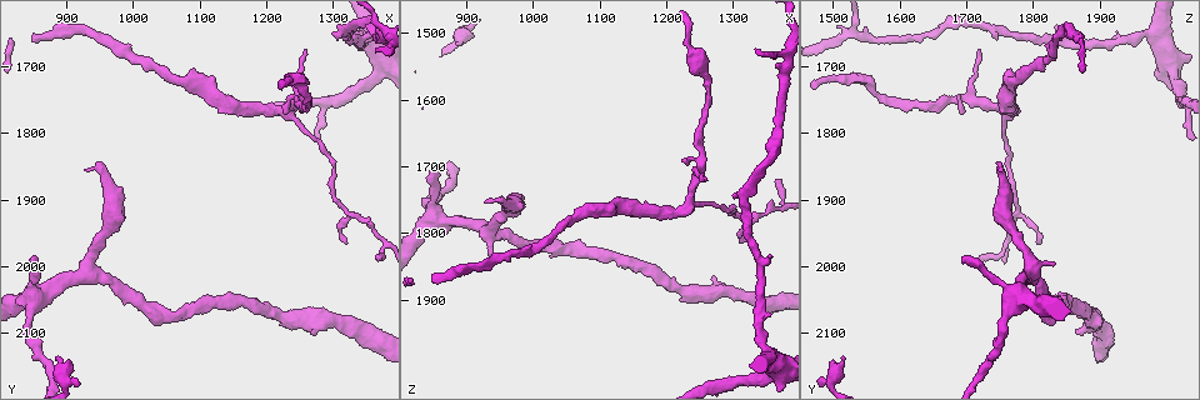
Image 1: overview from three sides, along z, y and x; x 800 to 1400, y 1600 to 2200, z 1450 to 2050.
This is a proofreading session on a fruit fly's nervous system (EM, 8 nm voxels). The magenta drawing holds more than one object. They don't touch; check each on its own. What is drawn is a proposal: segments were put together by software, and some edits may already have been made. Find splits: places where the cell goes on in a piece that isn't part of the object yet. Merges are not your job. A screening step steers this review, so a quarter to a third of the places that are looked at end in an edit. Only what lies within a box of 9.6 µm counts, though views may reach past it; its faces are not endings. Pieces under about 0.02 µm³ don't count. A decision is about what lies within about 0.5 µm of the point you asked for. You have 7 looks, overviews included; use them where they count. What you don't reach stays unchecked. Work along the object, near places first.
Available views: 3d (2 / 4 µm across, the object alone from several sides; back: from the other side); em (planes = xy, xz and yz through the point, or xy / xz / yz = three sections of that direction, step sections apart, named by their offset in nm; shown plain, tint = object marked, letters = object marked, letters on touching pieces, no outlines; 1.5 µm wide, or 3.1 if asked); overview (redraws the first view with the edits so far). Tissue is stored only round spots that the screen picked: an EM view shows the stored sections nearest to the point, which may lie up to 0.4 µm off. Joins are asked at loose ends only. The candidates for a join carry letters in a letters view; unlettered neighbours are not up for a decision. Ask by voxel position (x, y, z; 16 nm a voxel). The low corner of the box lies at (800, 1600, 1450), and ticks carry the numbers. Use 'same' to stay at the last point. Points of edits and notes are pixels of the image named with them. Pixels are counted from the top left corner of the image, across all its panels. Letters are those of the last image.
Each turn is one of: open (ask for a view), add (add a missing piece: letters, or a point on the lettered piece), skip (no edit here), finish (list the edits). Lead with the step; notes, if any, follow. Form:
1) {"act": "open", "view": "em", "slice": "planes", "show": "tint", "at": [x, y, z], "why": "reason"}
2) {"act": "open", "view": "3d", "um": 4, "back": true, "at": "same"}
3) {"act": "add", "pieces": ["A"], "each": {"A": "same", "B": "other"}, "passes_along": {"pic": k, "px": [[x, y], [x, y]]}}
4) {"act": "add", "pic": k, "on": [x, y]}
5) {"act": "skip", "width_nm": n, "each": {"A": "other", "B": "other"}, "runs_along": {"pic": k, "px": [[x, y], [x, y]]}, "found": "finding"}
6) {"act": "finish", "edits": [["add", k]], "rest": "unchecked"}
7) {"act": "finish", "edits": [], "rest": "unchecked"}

{"act": "open", "view": "3d", "um": 2, "at": [940, 1995, 1835], "why": "branch stops here"}

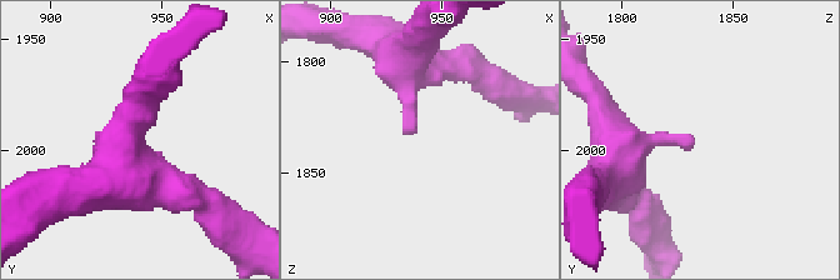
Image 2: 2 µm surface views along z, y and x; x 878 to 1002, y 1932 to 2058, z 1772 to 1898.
{"act": "open", "view": "em", "slice": "xz", "step": 8, "show": "letters", "at": [937, 1995, 1834]}

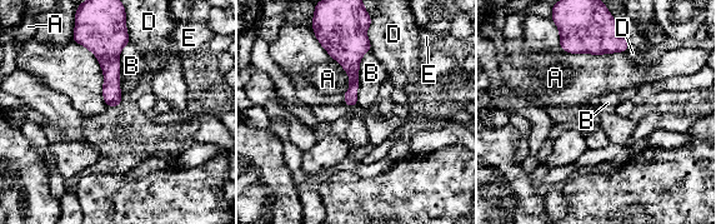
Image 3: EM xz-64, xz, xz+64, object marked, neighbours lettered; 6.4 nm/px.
{"act": "skip", "longest_contact_nm": ["A", 400], "each": {"A": "other", "B": "other", "D": "other", "E": "other"}, "found": "no lettered piece goes on from it"}

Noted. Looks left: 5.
{"act": "open", "view": "3d", "um": 4, "at": [850, 1990, 1695], "why": "branch stops here"}

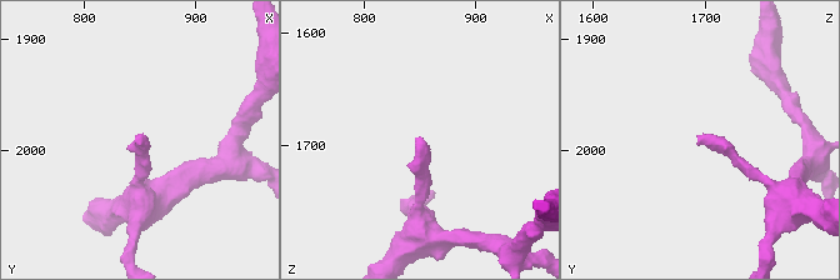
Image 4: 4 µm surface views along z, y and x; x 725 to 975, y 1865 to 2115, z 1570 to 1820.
{"act": "open", "view": "em", "slice": "xy", "step": 8, "show": "letters", "at": [850, 1988, 1694]}

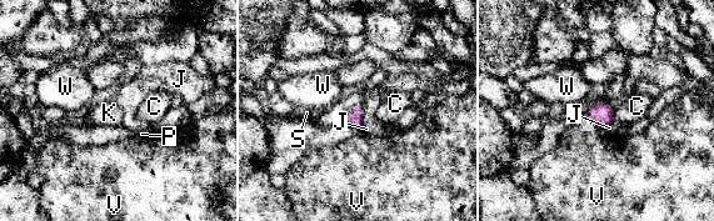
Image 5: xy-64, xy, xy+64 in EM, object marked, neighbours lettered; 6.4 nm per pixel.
{"act": "open", "view": "em", "slice": "planes", "show": "letters", "at": "same", "why": "cut it another way"}

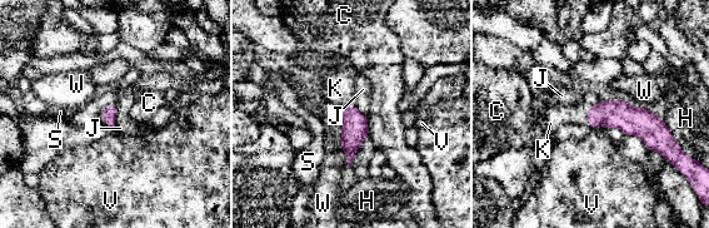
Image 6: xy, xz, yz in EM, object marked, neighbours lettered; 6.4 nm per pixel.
{"act": "add", "pieces": ["K"], "longest_contact_nm": ["W", 180], "each": {"C": "other", "H": "other", "J": "other", "K": "same", "S": "other", "V": "other", "W": "other"}, "passes_along": {"pic": 6, "px": [[619, 114], [588, 115], [554, 115]]}, "found": "the cell continues"}

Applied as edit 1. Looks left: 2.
{"act": "finish", "edits": [["add", 6]], "rest": "unchecked"}

